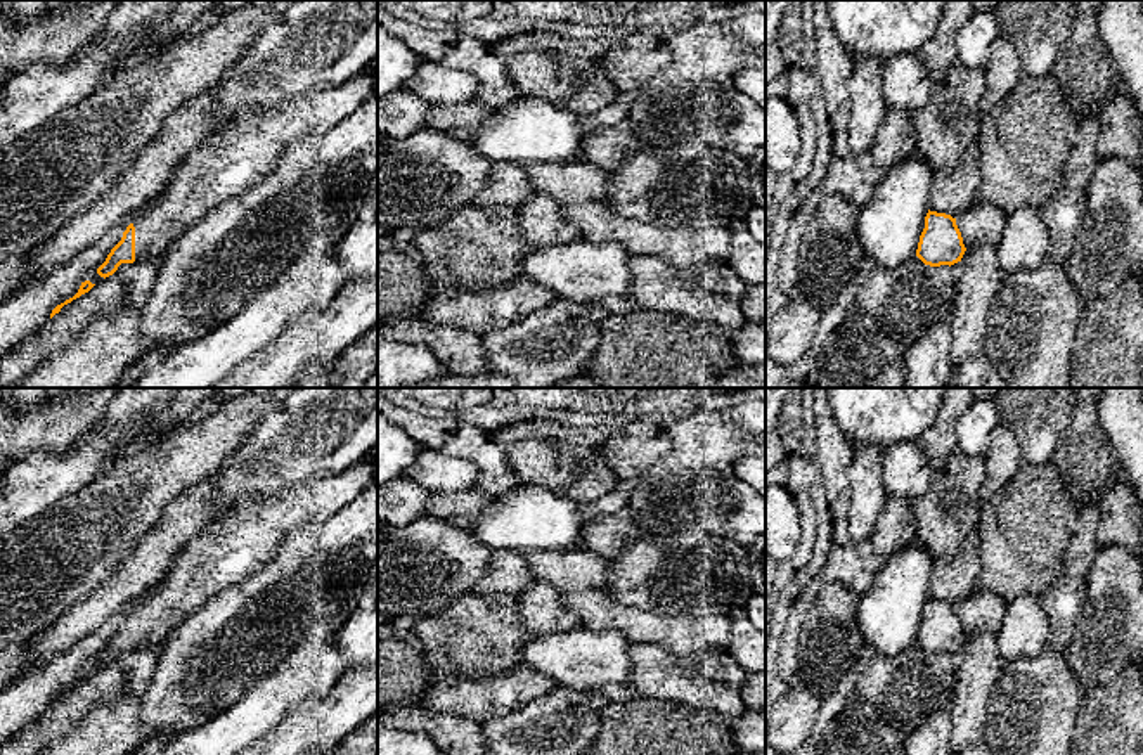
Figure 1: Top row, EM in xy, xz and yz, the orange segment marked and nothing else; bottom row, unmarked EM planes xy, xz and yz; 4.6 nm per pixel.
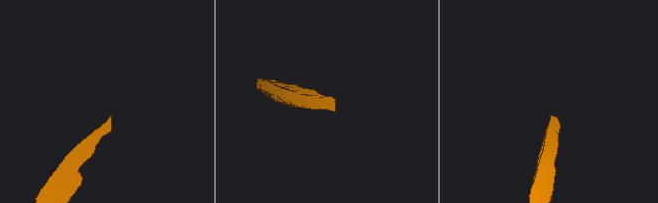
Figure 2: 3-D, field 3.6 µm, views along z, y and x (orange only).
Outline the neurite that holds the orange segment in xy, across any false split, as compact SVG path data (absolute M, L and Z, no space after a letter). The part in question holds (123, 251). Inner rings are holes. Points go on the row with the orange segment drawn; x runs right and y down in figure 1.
M372 66L338 87L310 90L268 113L227 123L177 163L165 189L126 227L97 274L106 279L121 263L166 251L210 210L267 178L294 140L324 133L369 99L371 73Z

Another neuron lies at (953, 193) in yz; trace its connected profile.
M972 147L965 152L956 168L933 175L928 210L956 218L975 203L978 182L978 152Z

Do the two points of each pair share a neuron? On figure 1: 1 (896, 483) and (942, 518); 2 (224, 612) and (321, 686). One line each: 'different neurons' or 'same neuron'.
1: different neurons
2: different neurons

